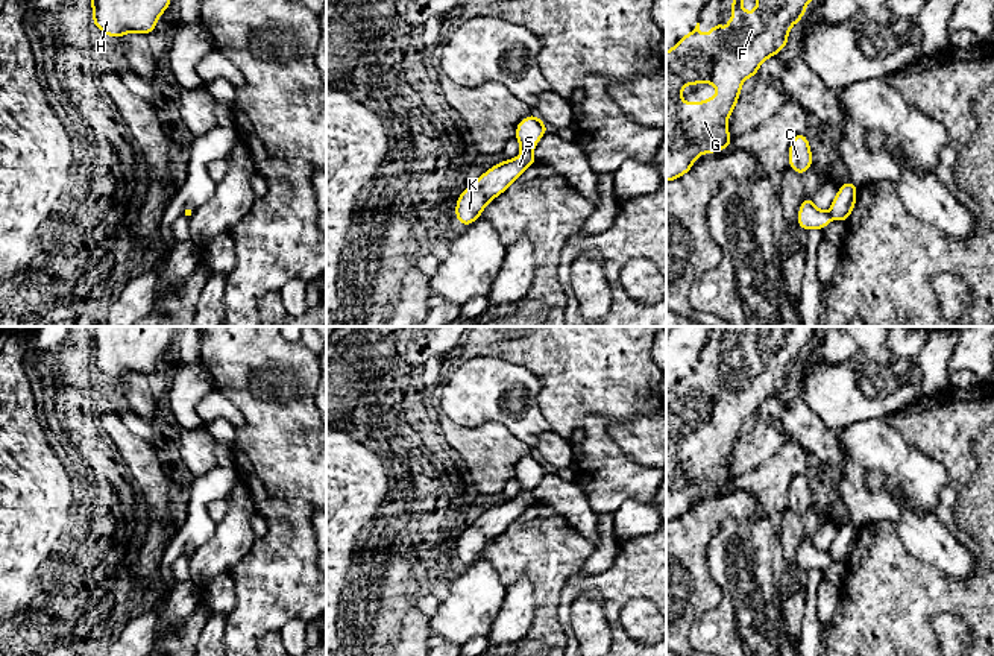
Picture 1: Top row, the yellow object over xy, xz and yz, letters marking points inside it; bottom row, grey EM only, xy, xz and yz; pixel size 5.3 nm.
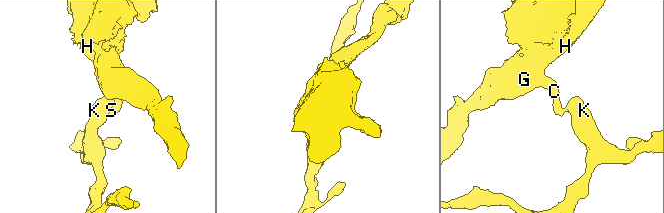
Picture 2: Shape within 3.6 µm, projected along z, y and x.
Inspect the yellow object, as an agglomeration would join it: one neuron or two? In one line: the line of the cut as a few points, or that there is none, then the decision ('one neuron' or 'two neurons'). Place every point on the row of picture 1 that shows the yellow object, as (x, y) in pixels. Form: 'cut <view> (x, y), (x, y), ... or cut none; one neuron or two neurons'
cut xz (531, 149), (522, 152); two neurons

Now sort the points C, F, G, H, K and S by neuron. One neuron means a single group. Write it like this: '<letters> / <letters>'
C F G H / K S

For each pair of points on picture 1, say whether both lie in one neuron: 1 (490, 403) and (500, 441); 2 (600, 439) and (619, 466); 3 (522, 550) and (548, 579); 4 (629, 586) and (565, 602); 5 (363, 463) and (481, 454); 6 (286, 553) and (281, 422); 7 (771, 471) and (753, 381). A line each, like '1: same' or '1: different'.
1: different
2: same
3: same
4: same
5: different
6: same
7: different

